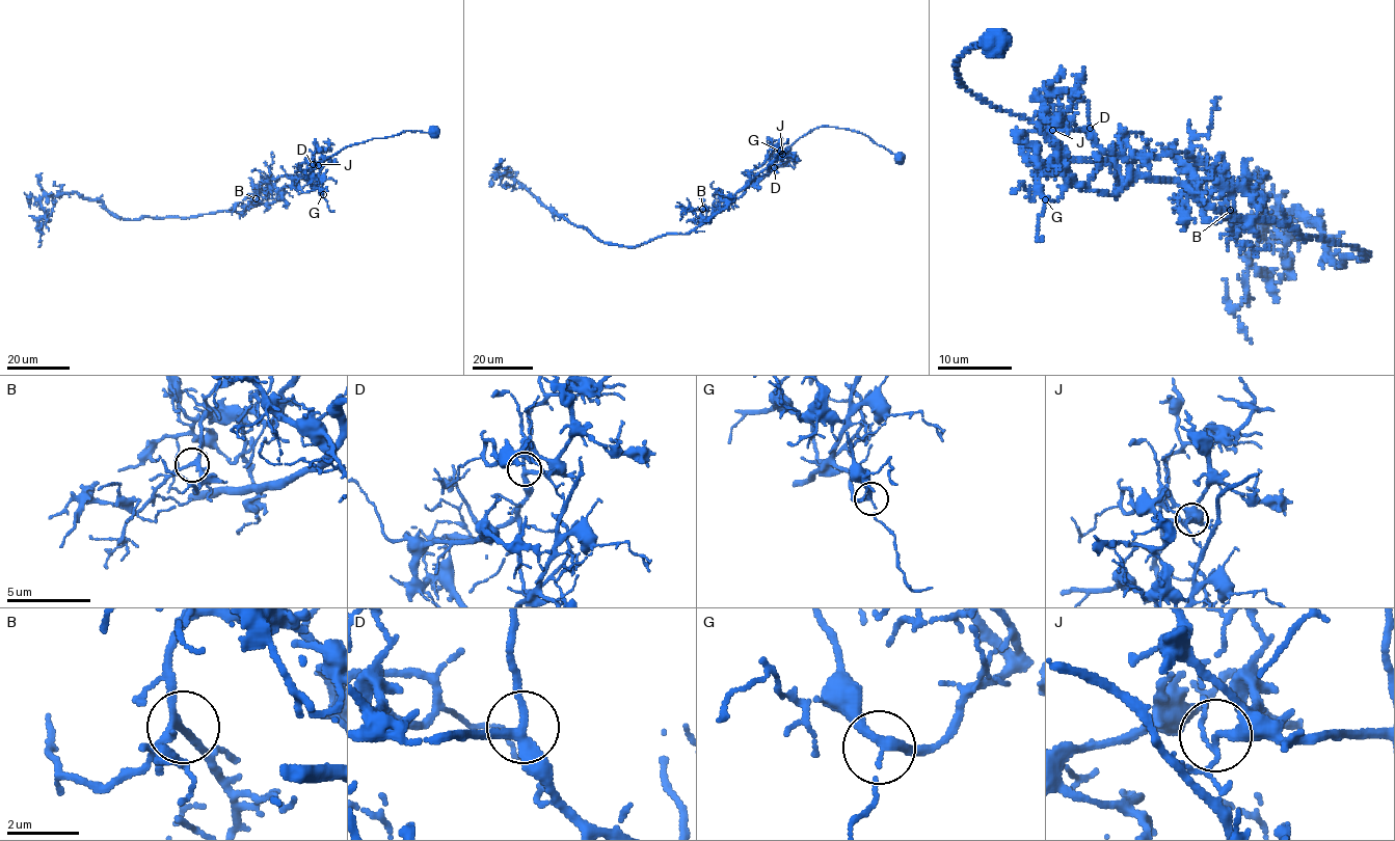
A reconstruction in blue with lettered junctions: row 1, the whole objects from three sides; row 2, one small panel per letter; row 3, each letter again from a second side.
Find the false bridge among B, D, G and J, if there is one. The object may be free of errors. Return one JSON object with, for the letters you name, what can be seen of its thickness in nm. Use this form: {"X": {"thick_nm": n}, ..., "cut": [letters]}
{"J": {"thick_nm": 180}, "cut": ["J"]}

